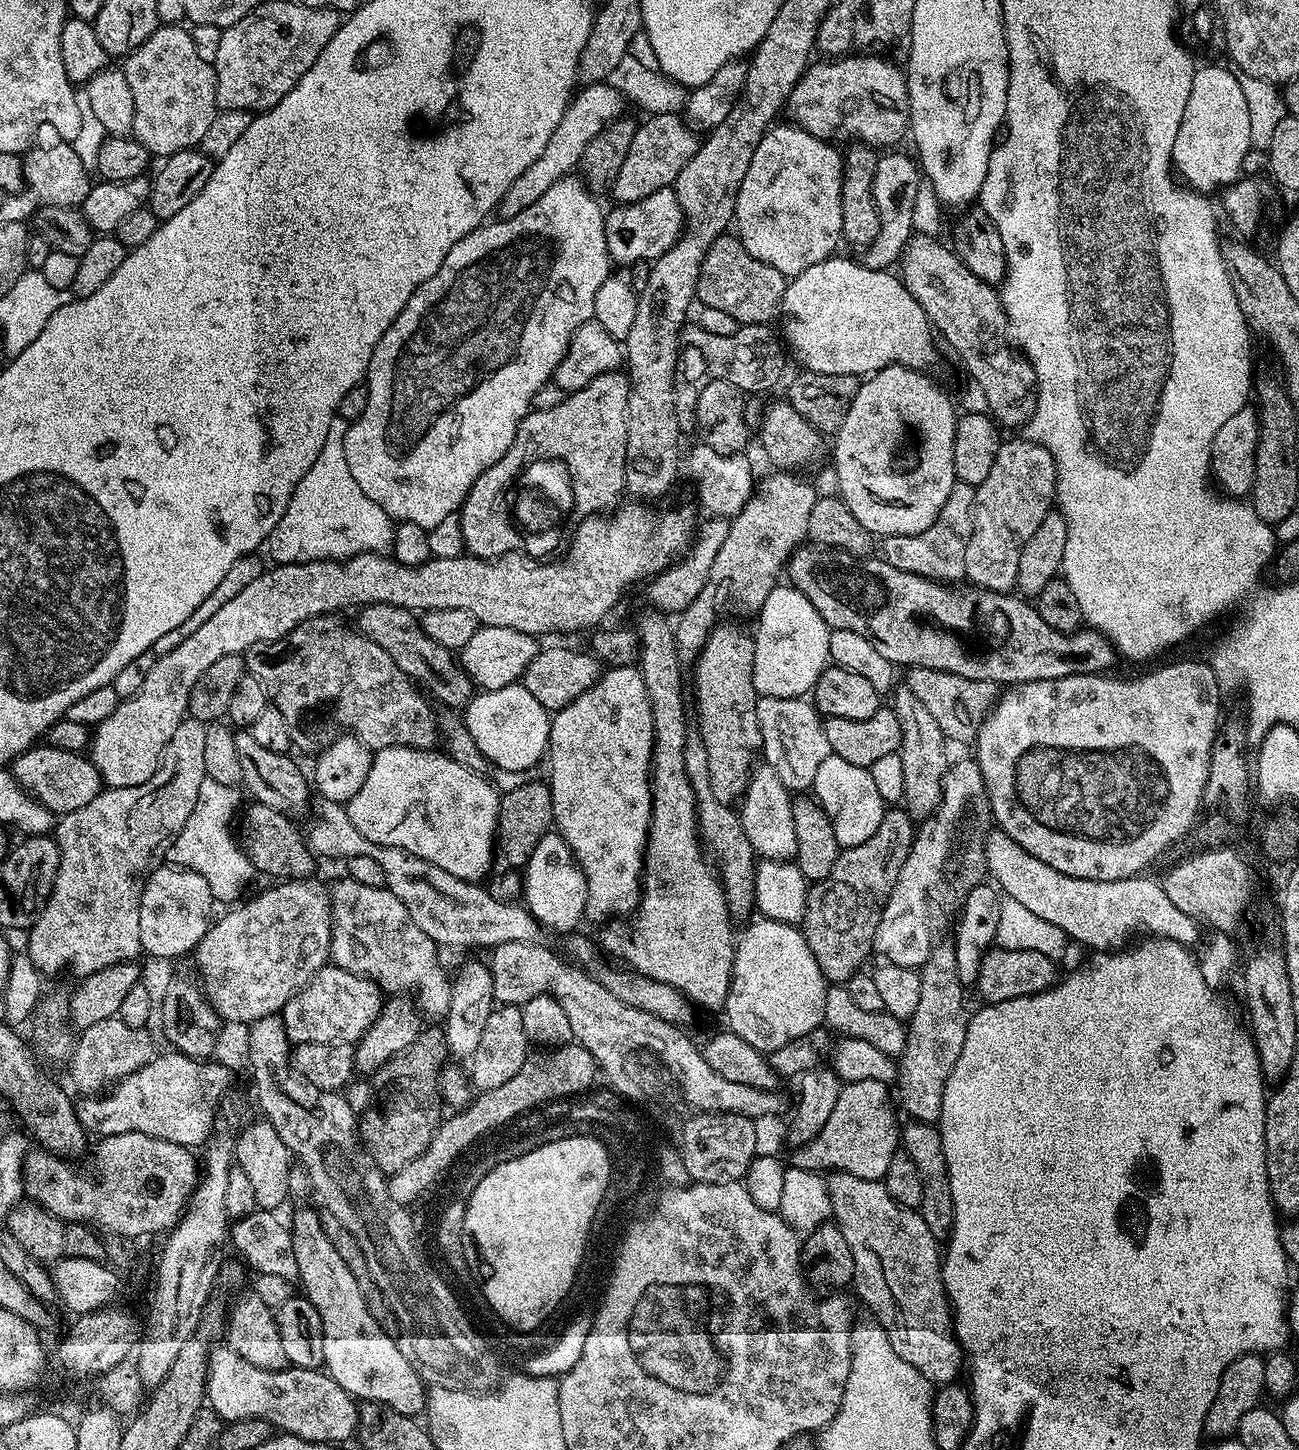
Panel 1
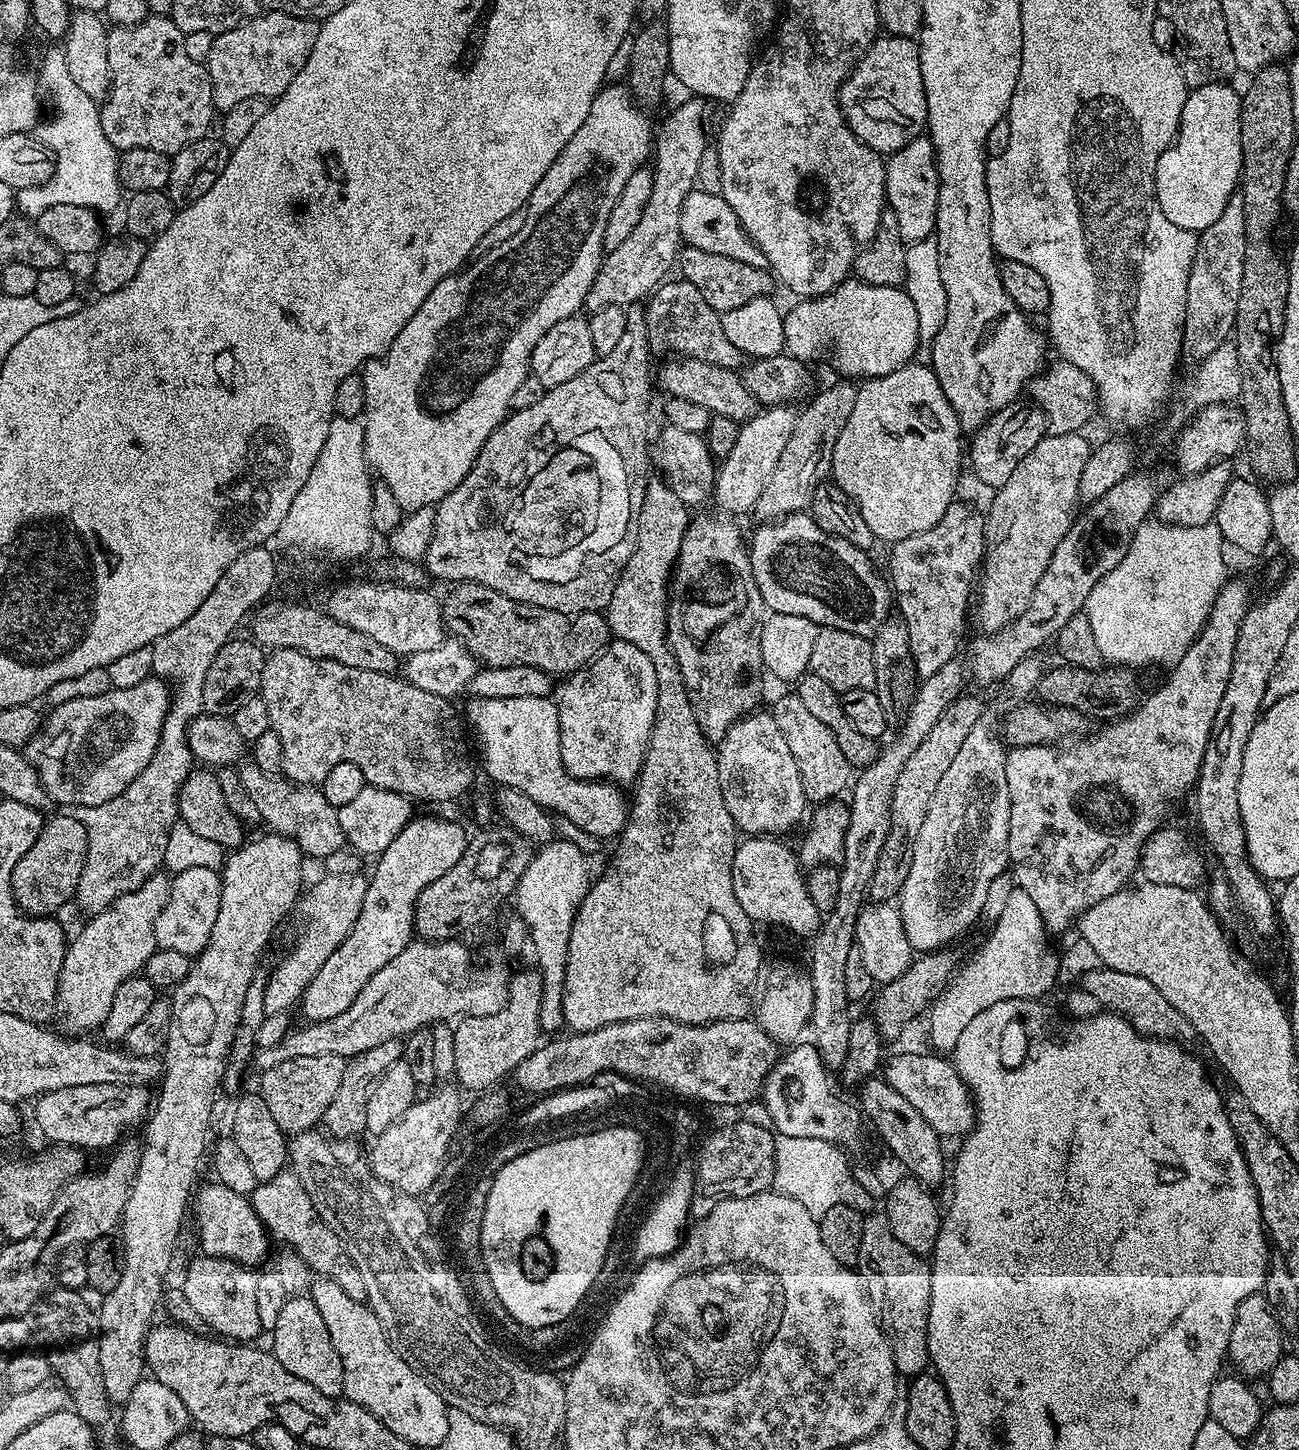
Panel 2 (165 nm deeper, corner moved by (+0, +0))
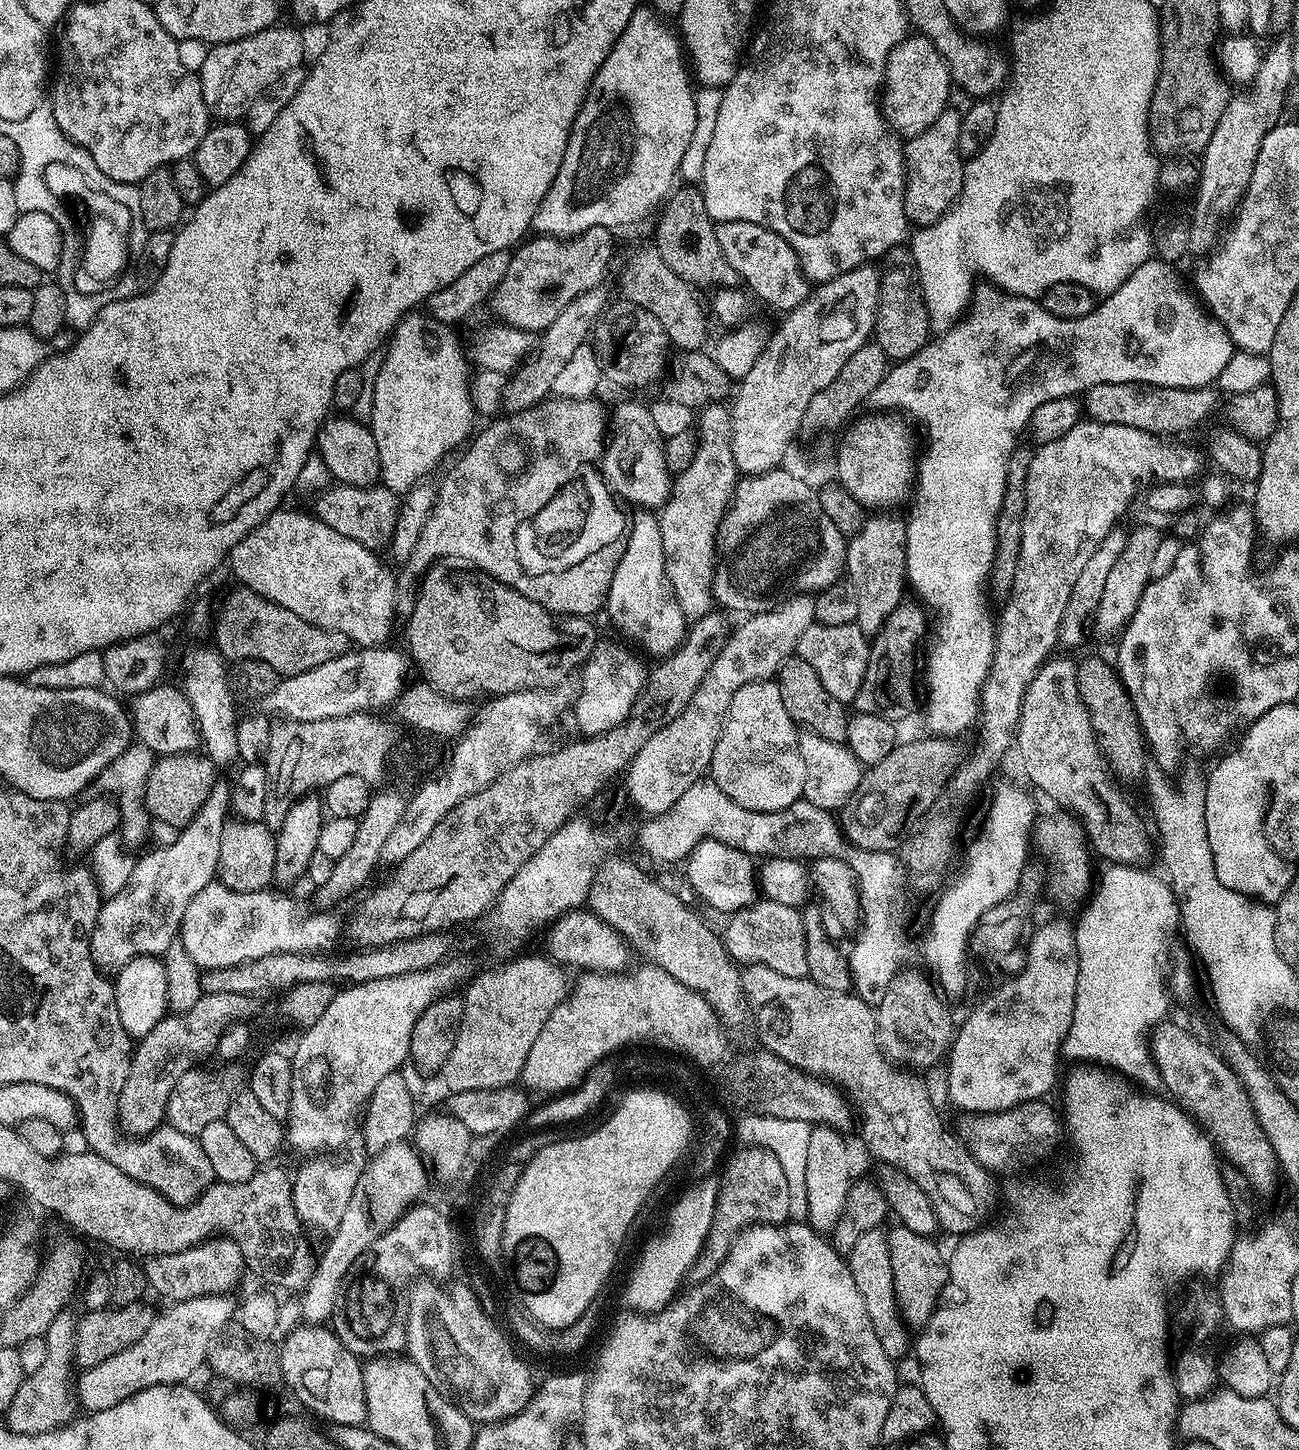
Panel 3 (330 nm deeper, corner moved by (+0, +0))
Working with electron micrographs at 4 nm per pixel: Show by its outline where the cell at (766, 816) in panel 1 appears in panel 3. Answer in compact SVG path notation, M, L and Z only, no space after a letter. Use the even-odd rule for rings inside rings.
M775 679L742 686L730 702L722 734L714 746L710 777L719 789L754 811L780 811L804 795L804 767L798 747L798 725L786 714Z

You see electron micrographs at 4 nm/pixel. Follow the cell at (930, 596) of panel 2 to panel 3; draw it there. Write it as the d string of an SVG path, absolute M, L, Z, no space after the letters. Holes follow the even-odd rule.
M901 602L875 636L868 649L868 665L854 701L857 712L873 712L901 722L916 708L916 651L928 628L928 616L916 604Z

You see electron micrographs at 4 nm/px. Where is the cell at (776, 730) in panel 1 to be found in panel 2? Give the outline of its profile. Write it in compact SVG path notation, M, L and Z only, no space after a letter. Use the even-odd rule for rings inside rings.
M794 694L778 697L770 705L770 711L774 722L778 722L778 730L782 730L782 738L786 738L786 746L790 746L790 754L794 754L794 762L798 762L805 801L816 806L835 801L840 796L839 792L849 787L854 769L846 762L846 754L842 754L838 742L834 742L834 734L830 734L830 730L826 730L810 710L806 710L802 698Z

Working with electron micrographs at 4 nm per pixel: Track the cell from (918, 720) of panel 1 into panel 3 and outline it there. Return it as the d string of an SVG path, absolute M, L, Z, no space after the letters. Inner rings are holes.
M872 514L867 517L860 533L847 541L844 562L847 579L852 579L851 595L857 604L856 625L871 638L879 632L905 599L904 586L908 574L906 538L908 525L896 514Z

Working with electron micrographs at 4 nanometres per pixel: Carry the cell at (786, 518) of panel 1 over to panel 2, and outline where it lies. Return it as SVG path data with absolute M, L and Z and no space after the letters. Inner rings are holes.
M852 382L842 383L846 384L832 384L820 393L817 391L803 405L805 408L799 409L790 442L786 442L786 447L778 458L778 466L774 466L774 474L770 474L770 482L766 482L766 490L762 490L762 498L758 498L756 503L754 516L757 516L757 521L771 522L788 516L791 512L811 509L814 490L818 490L818 486L829 479L834 442L842 426L846 426L850 410L854 410L857 385Z

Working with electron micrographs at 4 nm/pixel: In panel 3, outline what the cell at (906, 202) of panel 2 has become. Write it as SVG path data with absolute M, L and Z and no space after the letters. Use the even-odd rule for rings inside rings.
M945 108L922 134L907 137L904 144L904 209L909 225L916 228L937 224L960 197L966 160L959 152L961 113L954 108Z

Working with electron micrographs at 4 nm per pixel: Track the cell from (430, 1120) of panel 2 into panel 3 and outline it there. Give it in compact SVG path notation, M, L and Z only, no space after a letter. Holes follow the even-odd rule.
M404 1142L388 1145L367 1161L350 1204L339 1226L331 1233L331 1240L321 1258L319 1255L318 1263L305 1283L305 1292L301 1293L304 1320L307 1323L322 1324L328 1321L326 1319L338 1304L342 1282L360 1256L367 1249L369 1251L376 1240L425 1195L430 1186L430 1172L427 1172L425 1165L427 1163L421 1153L413 1145Z

